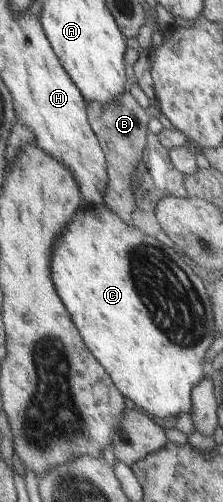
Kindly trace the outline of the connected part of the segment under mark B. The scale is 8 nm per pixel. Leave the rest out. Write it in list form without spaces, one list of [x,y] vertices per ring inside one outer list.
[[[124,90],[113,106],[107,106],[106,103],[86,101],[86,112],[90,126],[96,134],[96,138],[101,141],[102,148],[105,149],[105,155],[108,160],[109,179],[102,196],[106,208],[110,208],[114,214],[122,217],[128,224],[133,224],[132,214],[138,210],[134,192],[132,192],[132,173],[138,166],[142,157],[141,151],[145,149],[148,131],[148,119],[150,118],[147,110],[144,110],[132,92]]]

